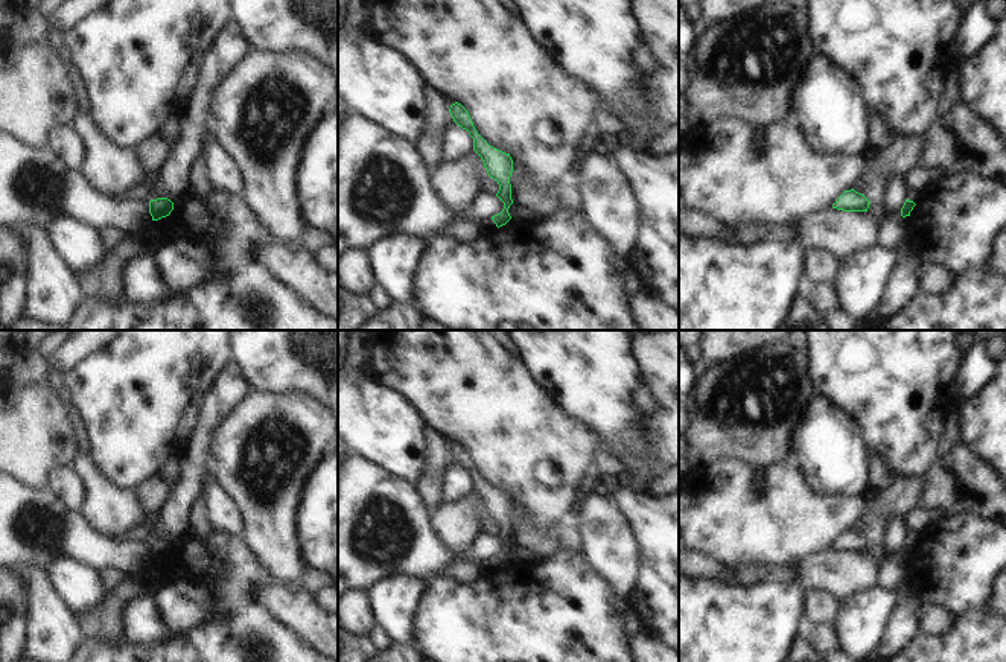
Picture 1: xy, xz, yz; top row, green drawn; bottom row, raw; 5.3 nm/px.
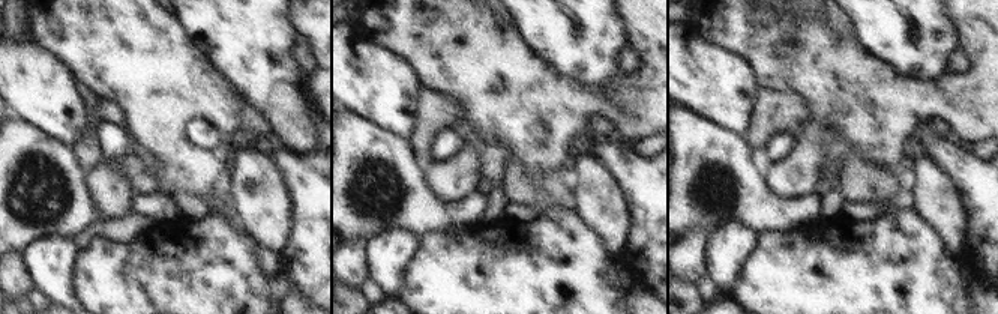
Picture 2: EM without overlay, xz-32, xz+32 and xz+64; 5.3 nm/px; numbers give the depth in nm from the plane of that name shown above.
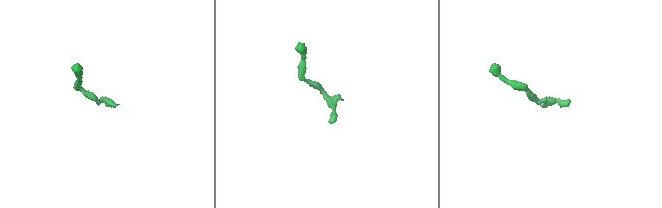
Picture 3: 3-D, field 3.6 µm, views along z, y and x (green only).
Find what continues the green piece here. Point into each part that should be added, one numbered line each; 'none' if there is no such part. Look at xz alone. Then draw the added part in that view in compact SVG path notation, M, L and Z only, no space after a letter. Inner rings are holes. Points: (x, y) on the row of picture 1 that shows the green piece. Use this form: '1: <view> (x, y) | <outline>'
1: xz (464, 230) | M458 218L450 224L441 227L437 231L432 231L428 236L420 237L420 240L428 245L429 240L435 236L446 236L461 243L467 243L479 237L481 234L489 234L495 231L498 227L492 221L492 218L470 219L470 218Z

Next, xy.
1: xy (142, 192) | M140 184L131 190L128 190L123 196L117 201L129 201L129 199L140 199L149 202L151 199L157 199L157 195L151 192L151 189L145 184Z

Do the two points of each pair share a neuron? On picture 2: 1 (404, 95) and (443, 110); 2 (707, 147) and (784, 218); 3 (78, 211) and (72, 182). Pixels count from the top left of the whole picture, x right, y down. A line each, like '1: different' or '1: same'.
1: different
2: same
3: same

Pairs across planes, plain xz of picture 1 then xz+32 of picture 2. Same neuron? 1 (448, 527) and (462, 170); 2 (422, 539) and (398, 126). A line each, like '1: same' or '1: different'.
1: same
2: different

